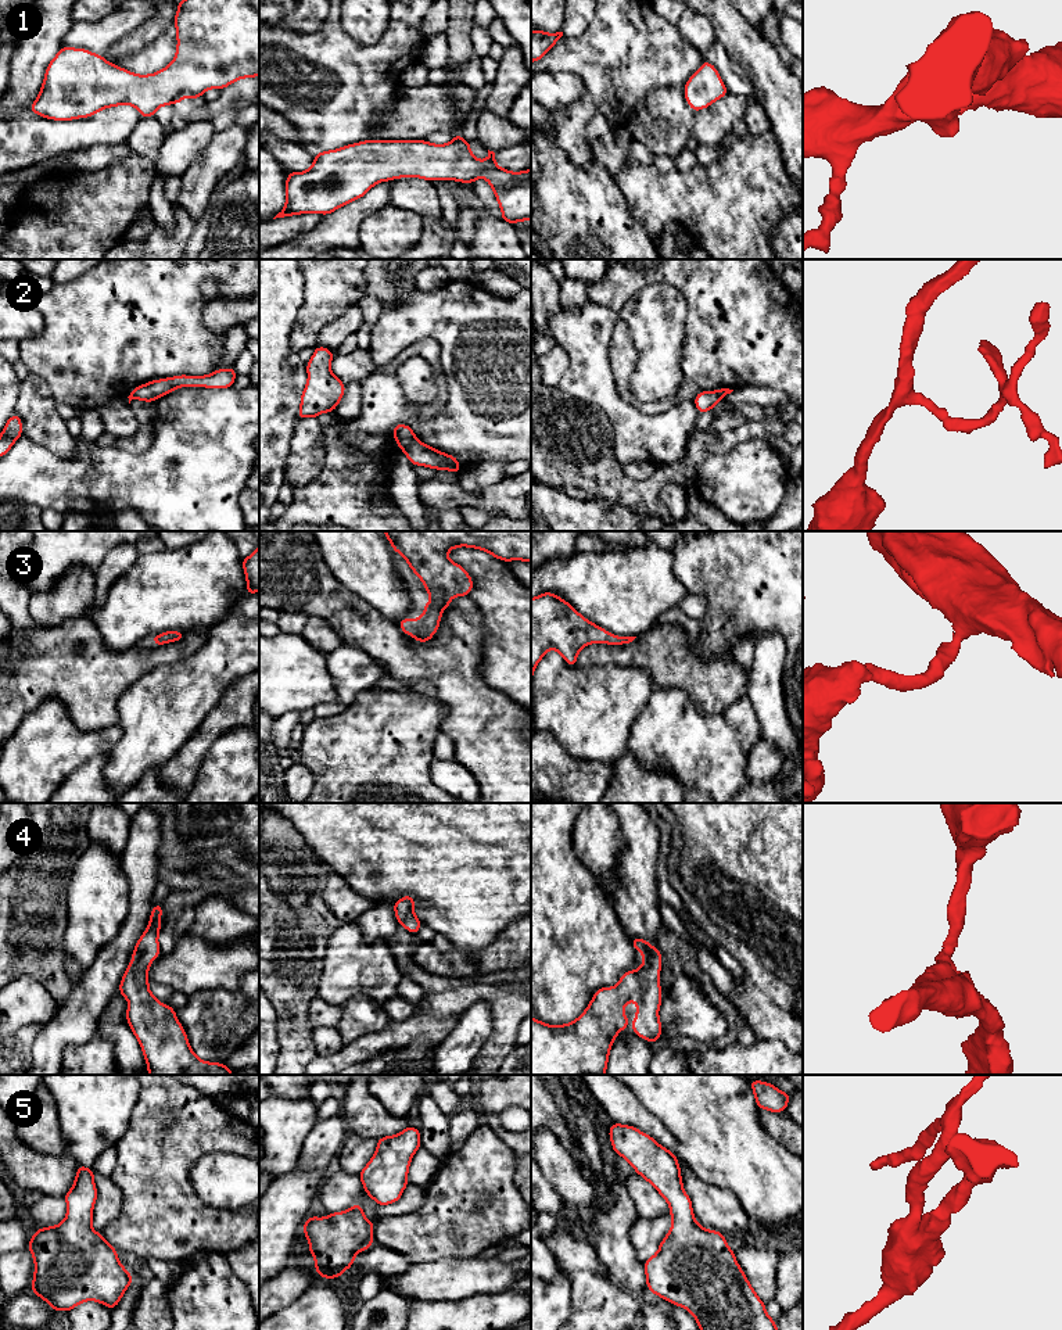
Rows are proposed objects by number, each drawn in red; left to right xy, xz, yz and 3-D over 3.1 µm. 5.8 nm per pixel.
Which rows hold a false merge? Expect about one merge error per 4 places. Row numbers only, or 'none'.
2

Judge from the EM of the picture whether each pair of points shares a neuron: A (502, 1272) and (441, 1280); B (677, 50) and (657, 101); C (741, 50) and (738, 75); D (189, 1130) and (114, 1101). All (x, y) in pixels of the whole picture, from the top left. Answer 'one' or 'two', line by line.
A: one
B: two
C: two
D: two

